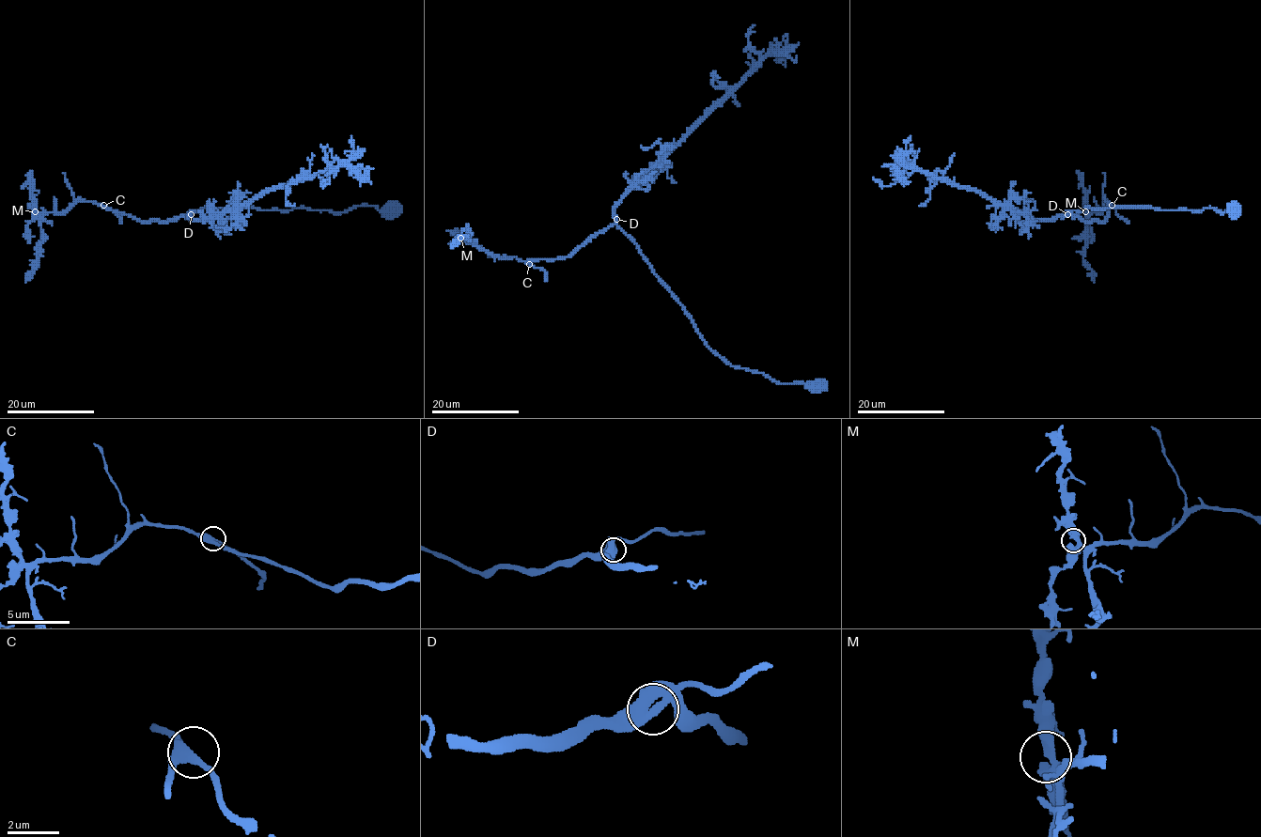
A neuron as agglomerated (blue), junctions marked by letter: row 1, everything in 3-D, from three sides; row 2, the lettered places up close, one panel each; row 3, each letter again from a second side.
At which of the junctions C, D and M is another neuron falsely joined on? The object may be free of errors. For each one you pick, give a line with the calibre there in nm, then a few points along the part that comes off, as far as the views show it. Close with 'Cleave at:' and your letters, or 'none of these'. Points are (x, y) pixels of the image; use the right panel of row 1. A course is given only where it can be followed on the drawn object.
Cleave at: none of these

